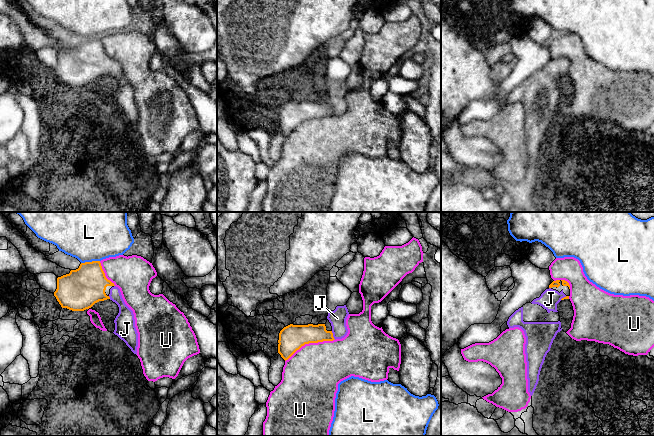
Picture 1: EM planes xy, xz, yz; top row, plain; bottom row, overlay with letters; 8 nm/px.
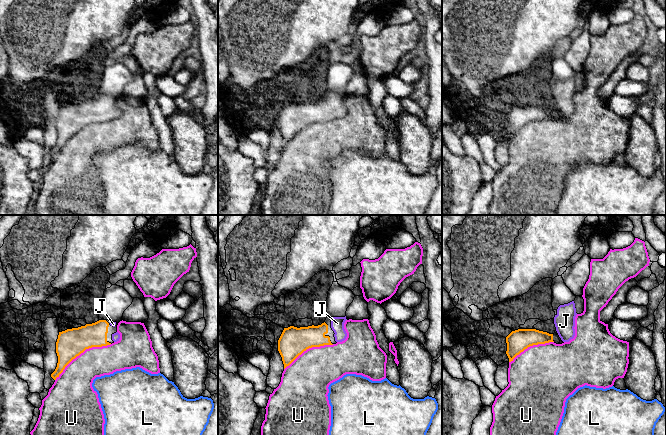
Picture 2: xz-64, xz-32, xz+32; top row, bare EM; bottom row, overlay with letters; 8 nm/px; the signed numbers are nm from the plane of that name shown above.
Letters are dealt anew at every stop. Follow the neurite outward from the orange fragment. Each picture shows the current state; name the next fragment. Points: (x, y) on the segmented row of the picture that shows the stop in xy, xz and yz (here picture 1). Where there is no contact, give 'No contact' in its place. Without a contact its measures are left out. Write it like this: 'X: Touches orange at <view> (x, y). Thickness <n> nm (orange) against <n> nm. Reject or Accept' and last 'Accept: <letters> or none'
J: Touches orange at xz (332, 335). Thickness 160 nm (orange) against 140 nm. Accept
L: Touches orange at xy (90, 262). Thickness 320 nm (orange) against 480 nm. Reject
U: Touches orange at xz (309, 342). Thickness 200 nm (orange) against 440 nm. Reject
Accept: J

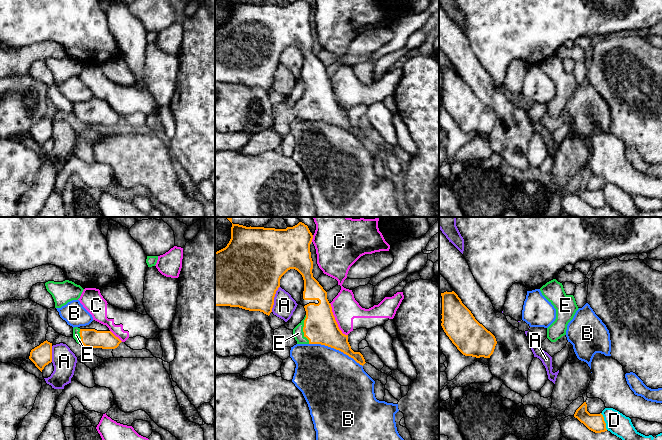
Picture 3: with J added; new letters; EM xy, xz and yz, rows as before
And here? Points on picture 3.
A: Touches orange at xz (273, 299). Thickness 480 nm (orange) against 180 nm. Reject
B: Touches orange at xz (336, 349). Thickness 280 nm (orange) against 480 nm. Reject
C: Touches orange at xz (335, 320). Thickness 280 nm (orange) against 220 nm. Reject
D: Touches orange at yz (604, 421). Thickness 140 nm (orange) against 180 nm. Reject
E: Touches orange at xz (303, 329). Thickness 280 nm (orange) against 90 nm. Accept
Accept: E

